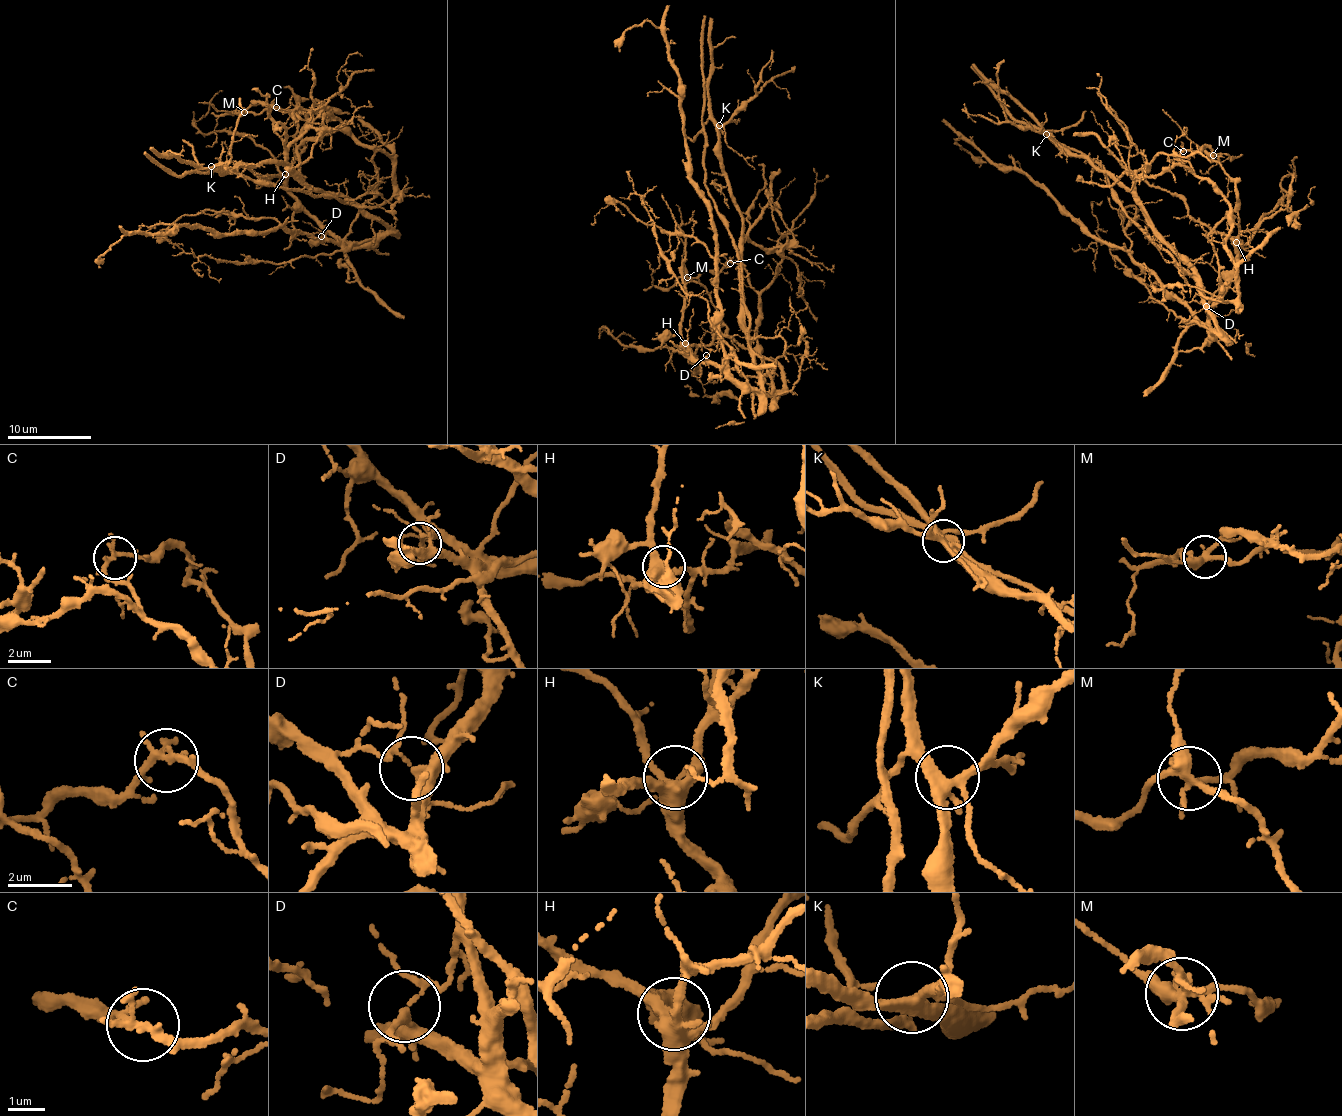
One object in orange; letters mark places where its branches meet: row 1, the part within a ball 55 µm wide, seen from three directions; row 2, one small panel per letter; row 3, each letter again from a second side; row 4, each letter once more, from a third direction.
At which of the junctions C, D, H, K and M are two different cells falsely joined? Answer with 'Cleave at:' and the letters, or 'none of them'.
Cleave at: C

